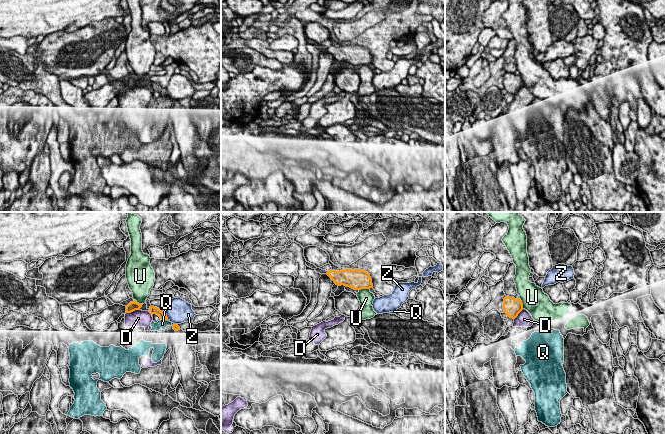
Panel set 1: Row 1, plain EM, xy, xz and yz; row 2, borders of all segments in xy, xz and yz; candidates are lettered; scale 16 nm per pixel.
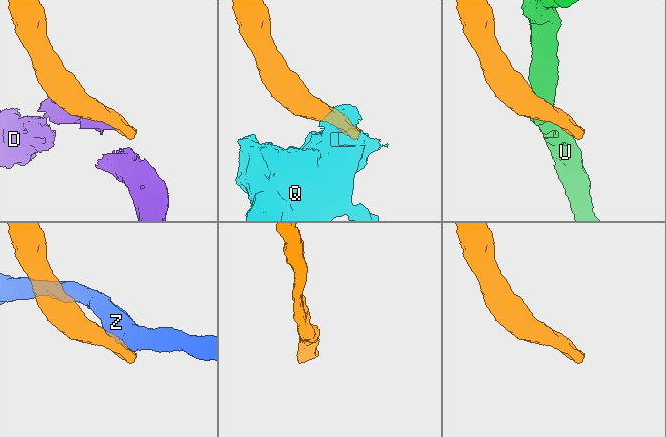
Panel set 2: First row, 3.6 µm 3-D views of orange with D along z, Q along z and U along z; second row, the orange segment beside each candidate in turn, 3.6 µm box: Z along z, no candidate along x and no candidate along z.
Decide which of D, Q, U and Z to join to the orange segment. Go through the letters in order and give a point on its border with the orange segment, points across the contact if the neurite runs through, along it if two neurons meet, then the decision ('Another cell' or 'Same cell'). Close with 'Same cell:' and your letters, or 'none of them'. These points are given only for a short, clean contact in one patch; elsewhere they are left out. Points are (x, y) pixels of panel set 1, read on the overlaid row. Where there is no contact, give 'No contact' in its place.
D: Touches orange at xy (132, 311). Another cell
Q: Touches orange at xy (163, 320). Boundary: xy (161, 319), (165, 321). Another cell
U: Touches orange at xz (364, 288). Boundary: xz (369, 288), (361, 288), (359, 290). Another cell
Z: Touches orange at xy (166, 316). Boundary: xy (164, 312), (168, 319). Another cell
Same cell: none of them

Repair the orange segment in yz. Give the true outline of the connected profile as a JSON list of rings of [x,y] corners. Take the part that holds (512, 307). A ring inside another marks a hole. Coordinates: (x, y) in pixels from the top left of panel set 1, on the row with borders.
[[[506,296],[503,302],[504,313],[507,317],[515,319],[518,314],[523,310],[523,304],[521,299],[515,299],[514,297]]]

